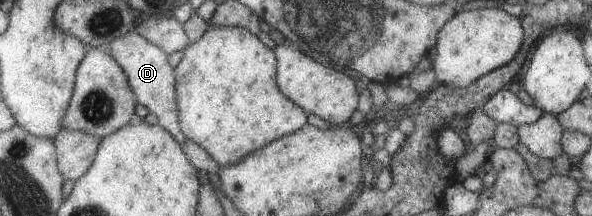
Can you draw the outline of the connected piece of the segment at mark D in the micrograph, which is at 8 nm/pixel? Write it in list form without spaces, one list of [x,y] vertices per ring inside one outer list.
[[[134,30],[114,38],[105,48],[126,74],[127,84],[135,97],[134,101],[144,105],[149,113],[153,113],[157,117],[157,124],[182,145],[185,135],[180,131],[177,122],[174,70],[166,61],[167,55]]]

